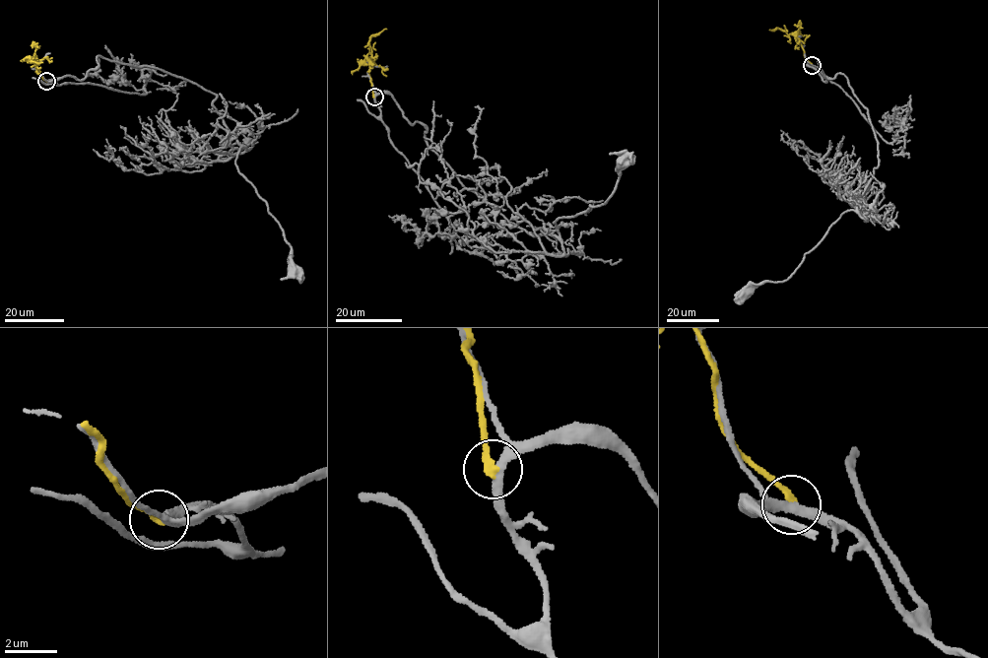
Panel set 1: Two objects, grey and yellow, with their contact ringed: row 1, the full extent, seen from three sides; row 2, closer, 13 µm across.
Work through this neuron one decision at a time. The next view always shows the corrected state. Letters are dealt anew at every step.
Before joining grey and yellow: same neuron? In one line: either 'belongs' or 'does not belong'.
does not belong

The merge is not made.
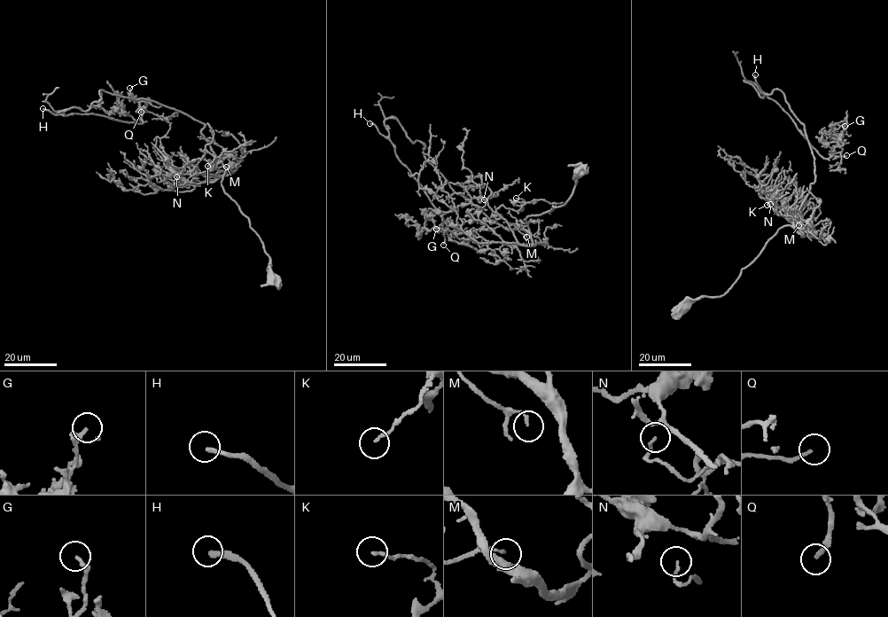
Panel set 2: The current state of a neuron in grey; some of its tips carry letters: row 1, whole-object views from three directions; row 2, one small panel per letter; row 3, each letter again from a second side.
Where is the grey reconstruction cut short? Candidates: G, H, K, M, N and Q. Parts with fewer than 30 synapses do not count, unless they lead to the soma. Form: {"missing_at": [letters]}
{"missing_at": ["H", "Q"]}

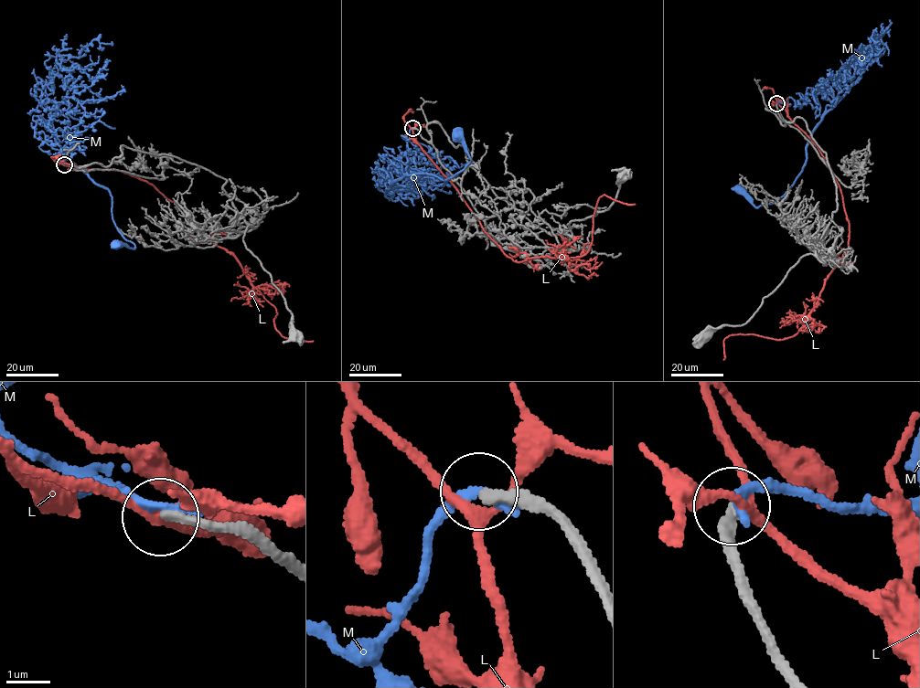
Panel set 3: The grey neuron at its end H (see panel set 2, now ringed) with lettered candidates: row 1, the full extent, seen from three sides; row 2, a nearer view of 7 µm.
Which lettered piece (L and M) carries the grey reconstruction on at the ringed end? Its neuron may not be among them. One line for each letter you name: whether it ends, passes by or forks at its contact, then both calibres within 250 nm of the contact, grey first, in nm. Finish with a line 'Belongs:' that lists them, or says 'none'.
Belongs: none

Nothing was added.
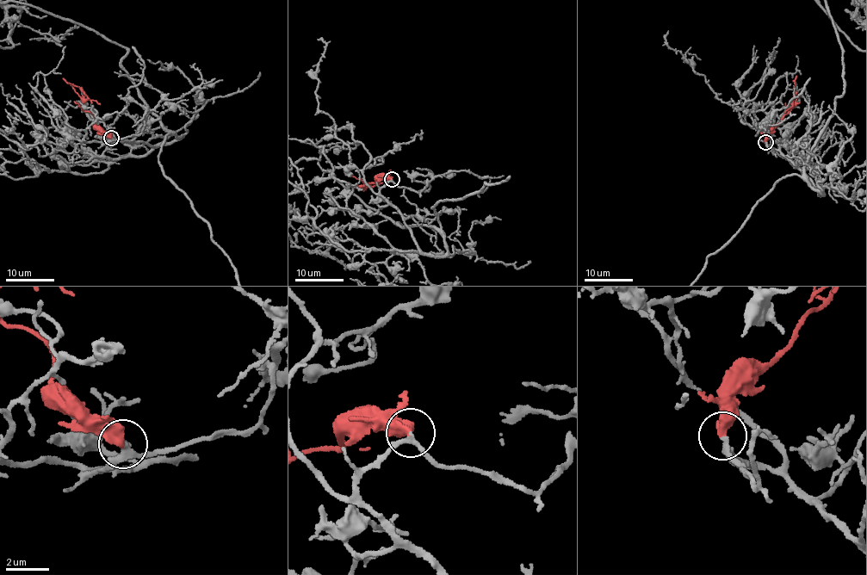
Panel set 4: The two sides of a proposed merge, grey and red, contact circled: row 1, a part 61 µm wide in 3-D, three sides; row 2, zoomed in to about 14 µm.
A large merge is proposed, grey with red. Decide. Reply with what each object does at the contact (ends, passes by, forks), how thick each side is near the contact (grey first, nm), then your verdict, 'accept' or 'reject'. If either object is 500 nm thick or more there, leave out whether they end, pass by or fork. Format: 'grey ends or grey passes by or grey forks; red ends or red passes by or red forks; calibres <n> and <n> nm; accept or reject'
calibres 220 and 500 nm; accept

